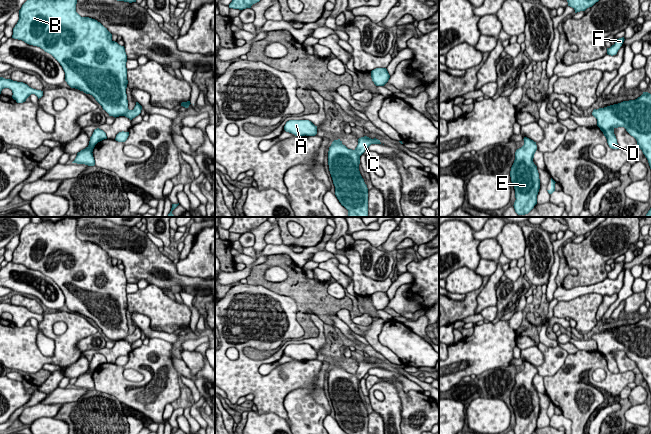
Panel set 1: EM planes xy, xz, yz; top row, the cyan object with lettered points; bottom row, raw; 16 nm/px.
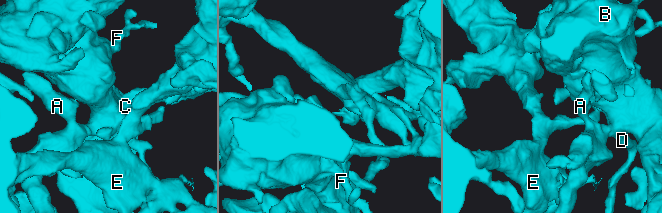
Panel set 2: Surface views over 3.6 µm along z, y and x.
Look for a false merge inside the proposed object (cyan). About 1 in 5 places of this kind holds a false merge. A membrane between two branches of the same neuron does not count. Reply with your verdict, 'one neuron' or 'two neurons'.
one neuron

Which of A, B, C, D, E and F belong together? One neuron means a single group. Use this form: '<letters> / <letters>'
A B C D E F

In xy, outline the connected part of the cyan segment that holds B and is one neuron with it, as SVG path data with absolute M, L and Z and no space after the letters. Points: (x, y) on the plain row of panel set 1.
M64 217L57 222L31 222L19 234L19 244L13 252L12 262L40 271L51 278L62 290L67 308L92 319L109 340L125 340L132 344L141 337L142 330L136 326L133 334L128 333L125 272L112 264L112 258L100 246L81 241L76 236L79 218L100 218L117 225L132 227L143 217Z

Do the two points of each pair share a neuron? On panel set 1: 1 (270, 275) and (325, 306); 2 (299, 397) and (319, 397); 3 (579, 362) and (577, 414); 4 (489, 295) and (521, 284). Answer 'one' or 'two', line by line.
1: two
2: two
3: one
4: two

